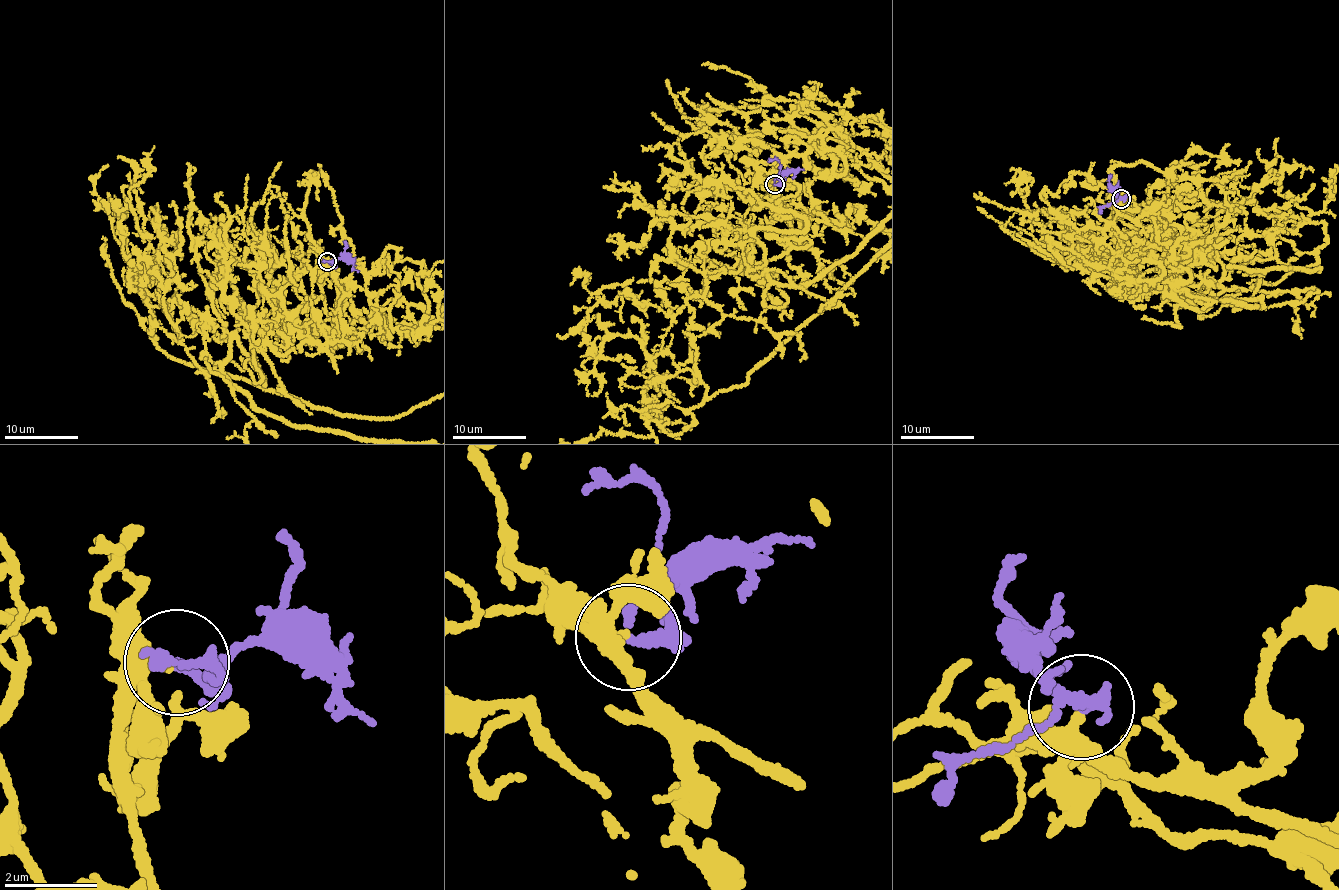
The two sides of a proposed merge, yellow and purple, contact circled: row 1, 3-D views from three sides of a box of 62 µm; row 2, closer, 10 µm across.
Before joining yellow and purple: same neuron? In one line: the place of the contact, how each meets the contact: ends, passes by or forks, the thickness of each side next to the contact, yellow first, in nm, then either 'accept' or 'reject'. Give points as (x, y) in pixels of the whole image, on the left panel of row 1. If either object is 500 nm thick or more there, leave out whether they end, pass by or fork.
at (327, 261); yellow forks there; purple passes by; 200 nm thick on the yellow side, 170 nm on the other; accept

